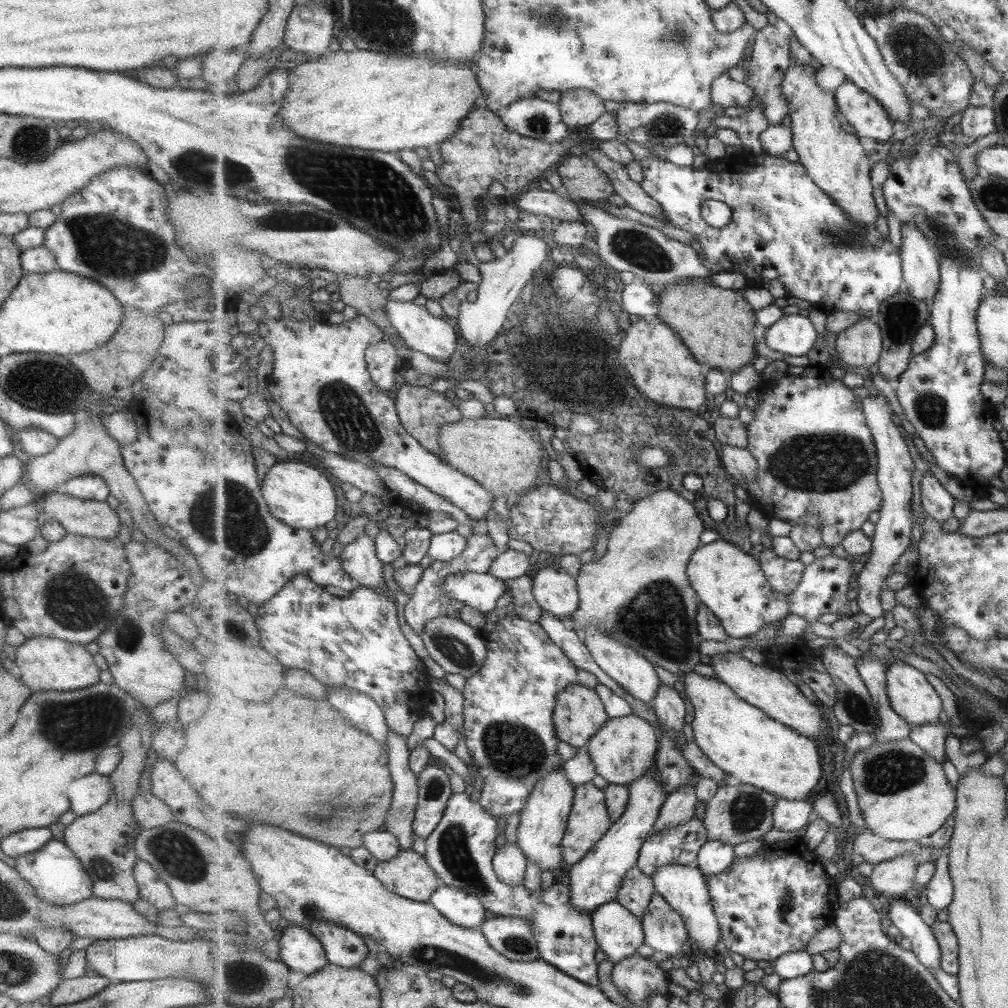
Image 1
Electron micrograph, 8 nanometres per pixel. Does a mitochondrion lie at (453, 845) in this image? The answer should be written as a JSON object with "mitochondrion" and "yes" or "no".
{"mitochondrion":"yes"}

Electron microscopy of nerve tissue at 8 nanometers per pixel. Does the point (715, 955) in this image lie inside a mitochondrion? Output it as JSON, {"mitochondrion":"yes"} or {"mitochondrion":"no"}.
{"mitochondrion":"no"}

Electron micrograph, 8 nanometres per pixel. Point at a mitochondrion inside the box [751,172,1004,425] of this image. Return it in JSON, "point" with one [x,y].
{"point":[902,320]}

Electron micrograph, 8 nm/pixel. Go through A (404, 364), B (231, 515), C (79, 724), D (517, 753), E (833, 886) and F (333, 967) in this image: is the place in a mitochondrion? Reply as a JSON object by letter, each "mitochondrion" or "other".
{"A":"other","B":"mitochondrion","C":"mitochondrion","D":"mitochondrion","E":"other","F":"other"}

